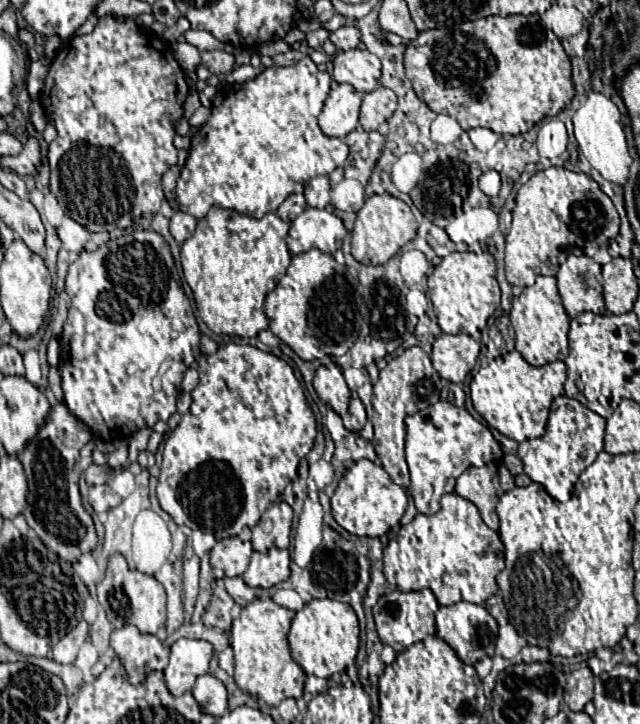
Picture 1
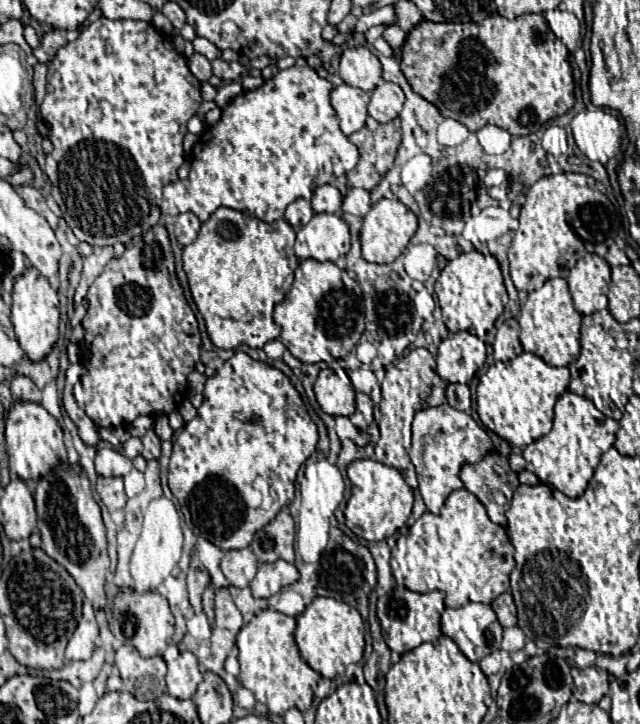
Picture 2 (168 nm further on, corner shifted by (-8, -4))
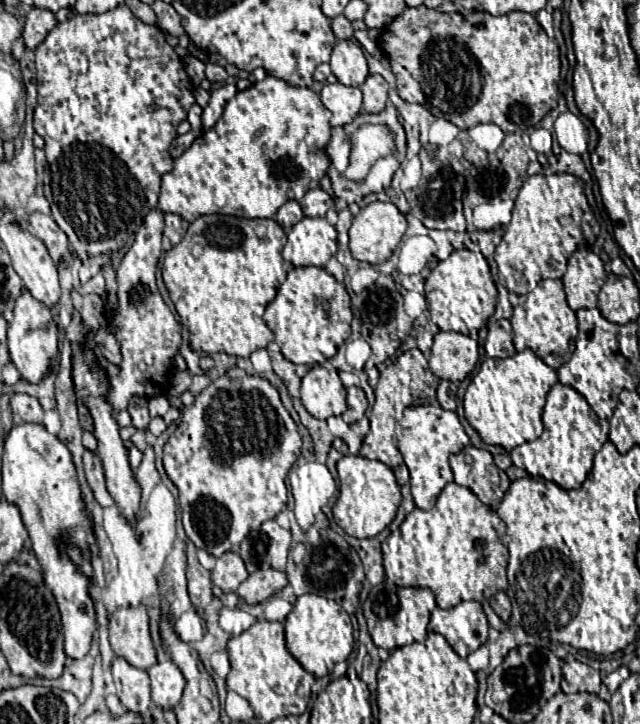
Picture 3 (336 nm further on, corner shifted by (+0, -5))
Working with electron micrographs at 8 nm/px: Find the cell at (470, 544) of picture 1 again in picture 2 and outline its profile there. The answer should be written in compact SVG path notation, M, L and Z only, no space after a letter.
M461 488L449 494L442 514L425 512L411 528L407 536L400 536L391 550L393 576L403 578L403 584L413 592L439 590L445 596L447 608L463 606L467 600L491 604L499 594L509 590L509 574L515 568L513 546L503 526L493 524L485 512L485 506L469 490Z

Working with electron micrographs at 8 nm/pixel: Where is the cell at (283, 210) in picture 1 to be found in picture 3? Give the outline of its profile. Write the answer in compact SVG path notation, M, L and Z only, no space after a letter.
M287 201L287 203L277 211L275 221L285 229L285 233L289 233L291 227L293 227L295 223L299 223L303 217L305 217L305 215L303 215L299 203L297 203L297 201Z

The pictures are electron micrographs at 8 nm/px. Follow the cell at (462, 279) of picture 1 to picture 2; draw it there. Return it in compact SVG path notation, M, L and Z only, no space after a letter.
M477 250L463 252L455 260L447 262L435 282L435 294L443 312L443 322L451 332L467 330L471 334L477 334L483 341L507 304L507 290L499 262L493 256L485 256Z

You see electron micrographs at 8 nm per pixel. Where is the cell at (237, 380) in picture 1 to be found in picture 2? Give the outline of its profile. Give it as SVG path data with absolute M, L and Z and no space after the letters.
M235 352L221 370L205 382L205 400L197 416L185 424L173 442L169 462L169 488L181 504L189 530L221 550L247 548L263 526L295 496L295 476L301 464L315 452L317 428L311 422L299 392L289 378L269 364L253 360L245 352Z

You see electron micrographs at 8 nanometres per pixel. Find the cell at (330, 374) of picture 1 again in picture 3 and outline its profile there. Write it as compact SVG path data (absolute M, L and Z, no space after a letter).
M321 365L311 367L303 377L301 399L315 419L327 419L331 415L339 417L347 409L347 393L341 379Z

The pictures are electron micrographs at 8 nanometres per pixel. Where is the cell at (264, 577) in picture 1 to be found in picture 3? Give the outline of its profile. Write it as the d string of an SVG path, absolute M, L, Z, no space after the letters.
M263 569L251 573L237 589L237 595L243 597L249 605L261 603L269 599L275 591L283 589L287 585L287 575L283 571L275 569Z

